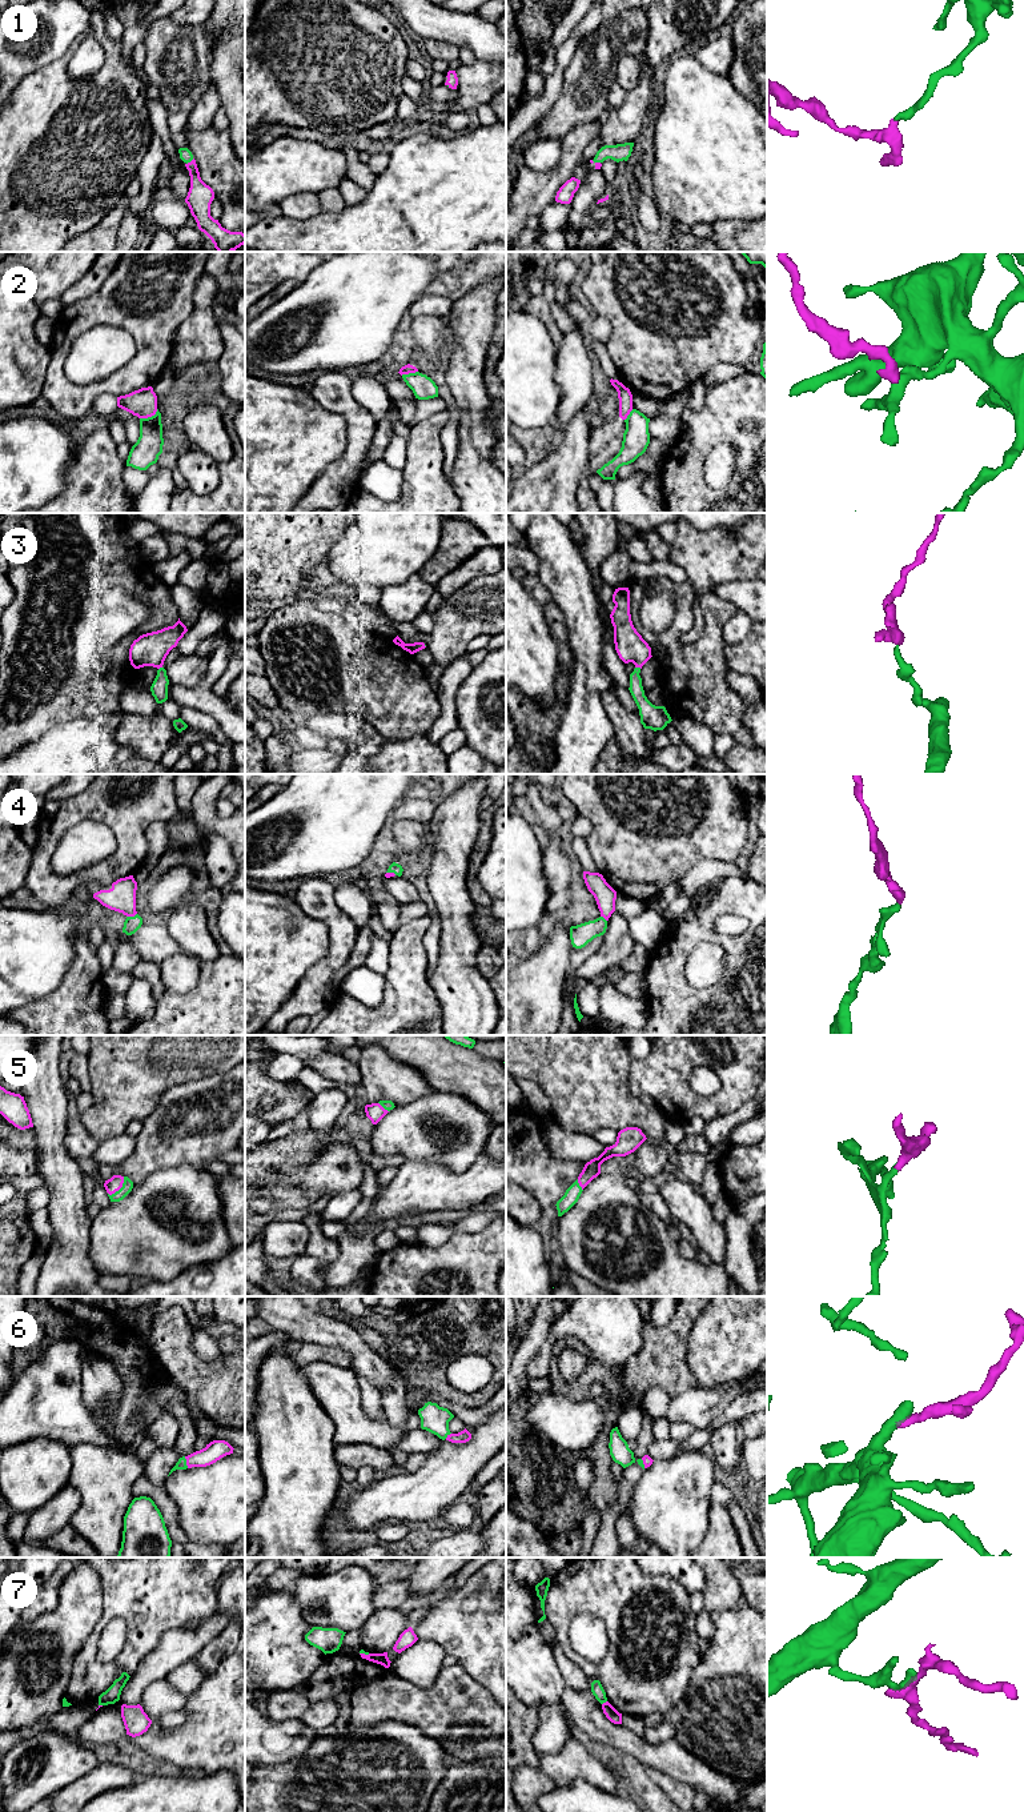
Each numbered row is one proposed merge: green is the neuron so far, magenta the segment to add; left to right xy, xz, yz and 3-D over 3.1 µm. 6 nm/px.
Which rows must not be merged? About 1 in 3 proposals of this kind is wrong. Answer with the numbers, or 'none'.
2, 7

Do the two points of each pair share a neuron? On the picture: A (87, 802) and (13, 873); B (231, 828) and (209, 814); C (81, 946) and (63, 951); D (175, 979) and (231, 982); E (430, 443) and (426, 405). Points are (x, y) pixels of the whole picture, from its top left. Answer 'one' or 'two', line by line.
A: two
B: one
C: two
D: two
E: two

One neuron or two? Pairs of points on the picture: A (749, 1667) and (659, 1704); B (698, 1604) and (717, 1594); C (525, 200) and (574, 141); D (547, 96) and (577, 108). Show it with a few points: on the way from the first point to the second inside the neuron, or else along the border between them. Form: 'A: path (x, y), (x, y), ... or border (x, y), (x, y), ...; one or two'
A: border (697, 1664), (686, 1692), (662, 1715); two
B: border (702, 1592), (705, 1608); two
C: path (541, 188), (570, 157); one
D: border (566, 69), (559, 96), (535, 123); two

